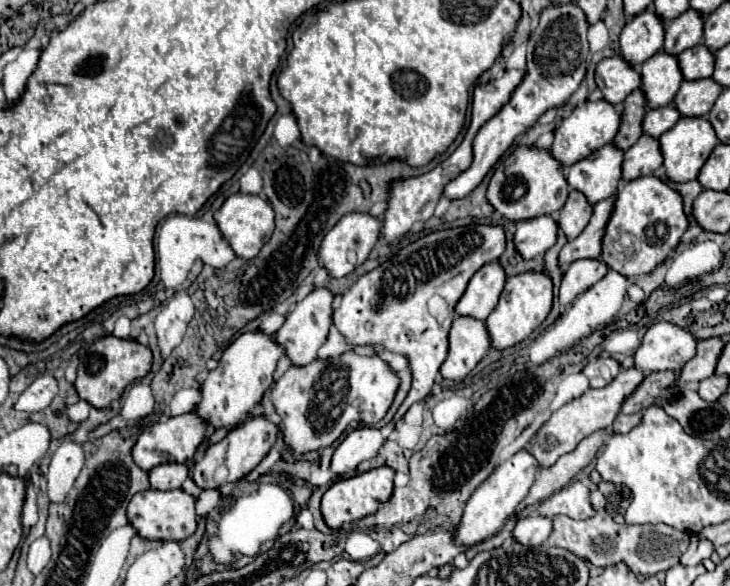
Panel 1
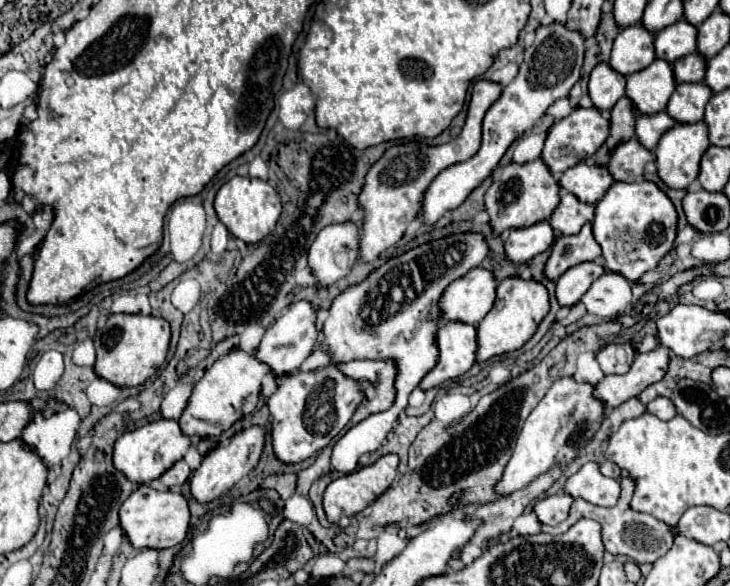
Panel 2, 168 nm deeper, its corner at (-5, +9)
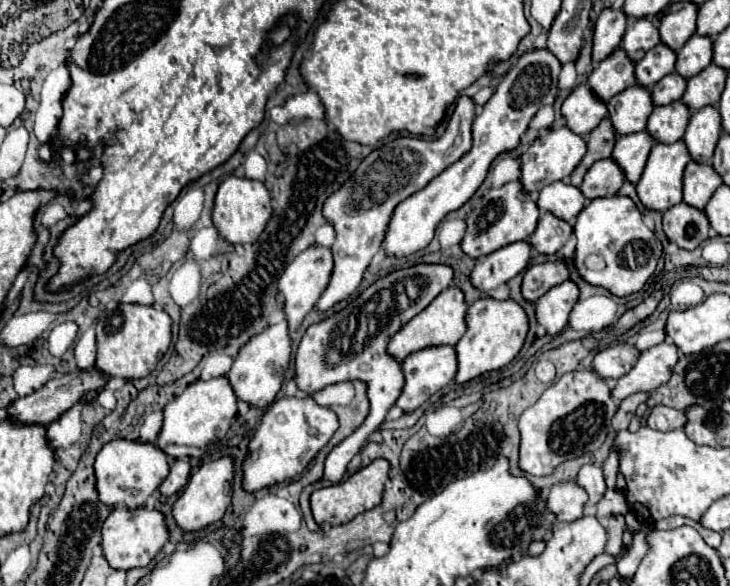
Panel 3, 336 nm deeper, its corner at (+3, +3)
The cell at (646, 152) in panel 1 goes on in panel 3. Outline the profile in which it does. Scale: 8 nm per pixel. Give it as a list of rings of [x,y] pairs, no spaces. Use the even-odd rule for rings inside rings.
[[[605,158],[595,162],[595,166],[587,170],[579,190],[583,192],[585,198],[593,200],[603,196],[615,196],[617,190],[623,186],[623,182],[625,182],[623,170],[611,158]]]

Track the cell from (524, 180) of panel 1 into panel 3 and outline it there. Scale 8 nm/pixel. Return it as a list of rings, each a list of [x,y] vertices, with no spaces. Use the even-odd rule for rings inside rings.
[[[519,180],[509,182],[497,190],[491,190],[487,200],[479,200],[479,204],[473,204],[471,212],[465,218],[467,230],[461,240],[461,250],[469,258],[481,258],[499,250],[501,246],[529,240],[529,236],[537,226],[537,218],[539,218],[539,208],[533,202],[533,198],[523,190],[521,182]]]

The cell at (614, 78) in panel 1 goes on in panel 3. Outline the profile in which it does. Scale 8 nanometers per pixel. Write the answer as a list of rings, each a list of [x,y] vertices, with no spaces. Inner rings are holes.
[[[577,86],[561,106],[561,114],[567,120],[567,128],[579,136],[587,136],[605,116],[607,106],[591,94],[589,86]]]

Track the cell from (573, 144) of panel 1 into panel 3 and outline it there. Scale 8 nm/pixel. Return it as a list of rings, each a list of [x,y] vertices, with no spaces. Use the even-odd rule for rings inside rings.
[[[563,126],[559,130],[543,130],[539,134],[539,138],[529,146],[529,150],[521,156],[519,182],[523,184],[523,190],[527,190],[529,194],[537,194],[543,186],[569,178],[571,172],[575,170],[575,166],[581,162],[585,152],[587,152],[587,144],[585,144],[583,136],[573,134],[567,126]]]

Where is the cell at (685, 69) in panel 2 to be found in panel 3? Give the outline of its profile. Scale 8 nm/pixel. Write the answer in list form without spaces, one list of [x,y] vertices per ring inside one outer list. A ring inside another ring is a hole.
[[[667,74],[667,78],[659,80],[653,88],[651,88],[651,100],[653,106],[667,106],[675,100],[679,100],[683,96],[687,88],[687,80],[681,78],[679,74]]]

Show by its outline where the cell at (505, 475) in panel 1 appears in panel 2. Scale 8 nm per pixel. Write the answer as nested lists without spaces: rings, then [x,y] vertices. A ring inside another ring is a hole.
[[[561,378],[549,388],[545,398],[525,420],[515,450],[505,466],[505,472],[495,484],[495,492],[499,496],[509,496],[515,490],[529,486],[555,462],[569,464],[579,452],[583,452],[583,448],[587,446],[587,442],[591,440],[591,436],[595,434],[603,420],[603,406],[591,396],[591,392],[593,392],[591,384],[575,382],[573,378]]]

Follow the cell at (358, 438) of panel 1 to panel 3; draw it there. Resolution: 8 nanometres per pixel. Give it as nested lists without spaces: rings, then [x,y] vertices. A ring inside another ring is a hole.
[[[417,264],[397,270],[371,284],[363,294],[349,302],[345,310],[307,328],[293,360],[293,378],[297,388],[305,394],[315,394],[317,390],[323,390],[323,386],[361,380],[367,384],[367,398],[371,404],[365,422],[329,452],[325,460],[325,478],[329,482],[337,484],[343,478],[349,460],[367,444],[367,436],[381,426],[385,414],[401,394],[403,370],[401,364],[385,352],[389,340],[405,322],[427,308],[439,292],[449,288],[451,278],[453,270],[443,264]]]

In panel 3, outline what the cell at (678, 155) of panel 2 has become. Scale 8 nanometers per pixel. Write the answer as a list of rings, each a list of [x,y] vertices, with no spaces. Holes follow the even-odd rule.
[[[679,140],[675,144],[655,144],[651,148],[649,160],[645,164],[645,170],[641,174],[641,180],[637,182],[637,196],[641,200],[641,204],[649,210],[657,210],[657,212],[665,212],[667,208],[679,204],[683,200],[683,170],[689,162],[689,152],[687,146]]]

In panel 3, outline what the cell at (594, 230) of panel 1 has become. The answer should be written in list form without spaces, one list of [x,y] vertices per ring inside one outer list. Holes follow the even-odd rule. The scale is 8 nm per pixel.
[[[563,260],[531,266],[523,274],[521,294],[525,300],[537,302],[547,290],[565,282],[567,278],[569,278],[569,270],[567,270],[567,264]]]

